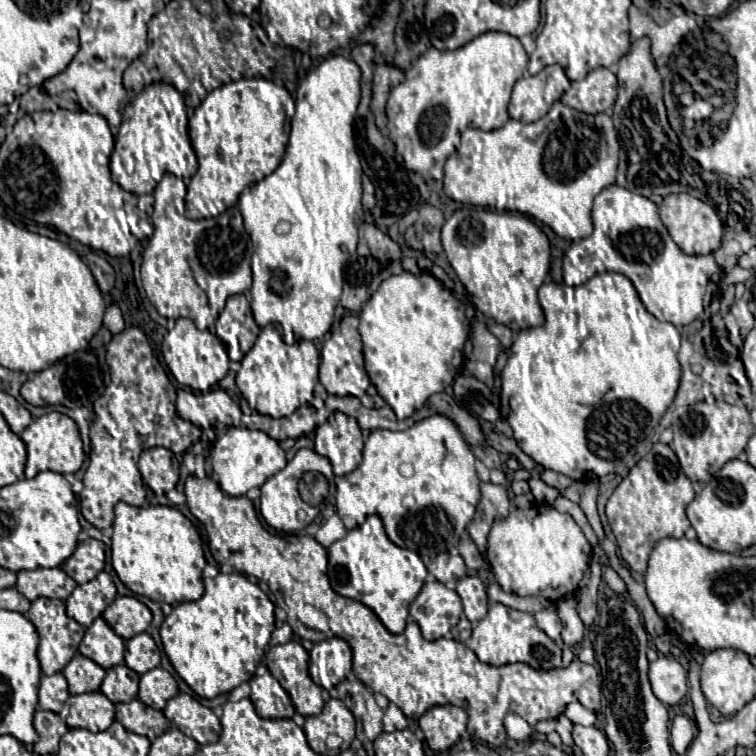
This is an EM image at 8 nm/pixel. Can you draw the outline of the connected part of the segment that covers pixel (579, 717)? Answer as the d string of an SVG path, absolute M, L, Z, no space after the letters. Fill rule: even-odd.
M569 704L565 716L573 724L581 724L581 726L593 726L595 724L595 714L593 712L587 712L581 704Z

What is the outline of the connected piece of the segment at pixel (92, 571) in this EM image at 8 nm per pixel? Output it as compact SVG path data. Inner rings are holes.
M85 540L77 544L75 552L63 562L63 570L77 582L85 584L87 580L93 580L105 566L105 552L101 548L99 540Z

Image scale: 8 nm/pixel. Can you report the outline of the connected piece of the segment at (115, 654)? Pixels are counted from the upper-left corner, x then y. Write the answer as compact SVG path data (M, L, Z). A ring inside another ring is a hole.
M97 618L85 630L85 636L79 644L79 652L97 662L101 668L109 670L117 664L123 664L125 644L103 618Z

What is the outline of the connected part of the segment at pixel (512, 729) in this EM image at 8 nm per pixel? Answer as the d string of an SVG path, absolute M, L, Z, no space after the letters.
M509 714L505 718L505 728L507 728L509 738L513 738L517 742L529 742L535 738L535 730L517 714Z

